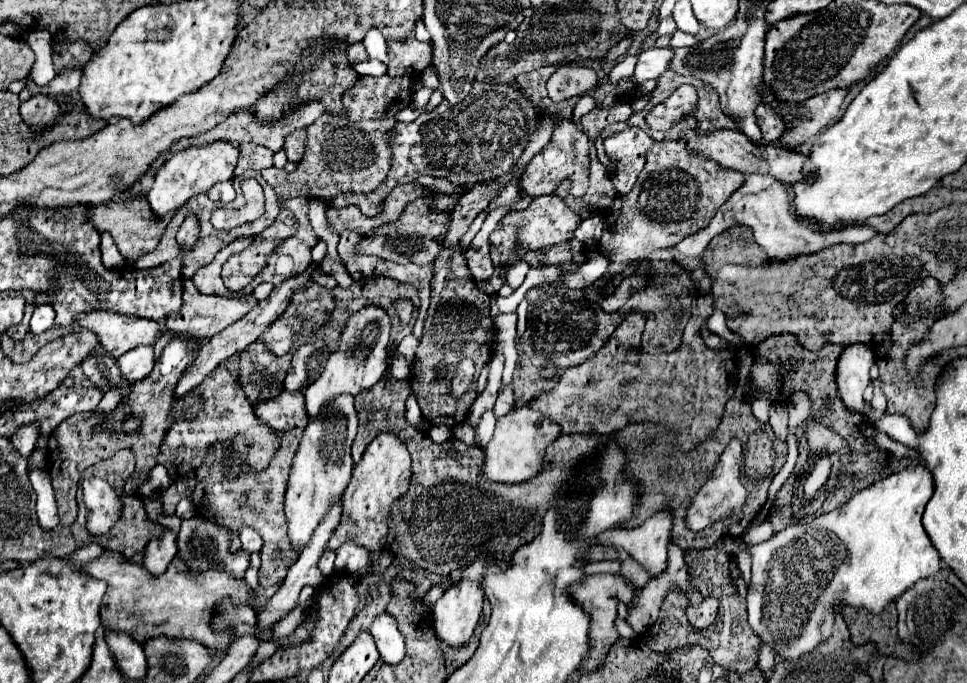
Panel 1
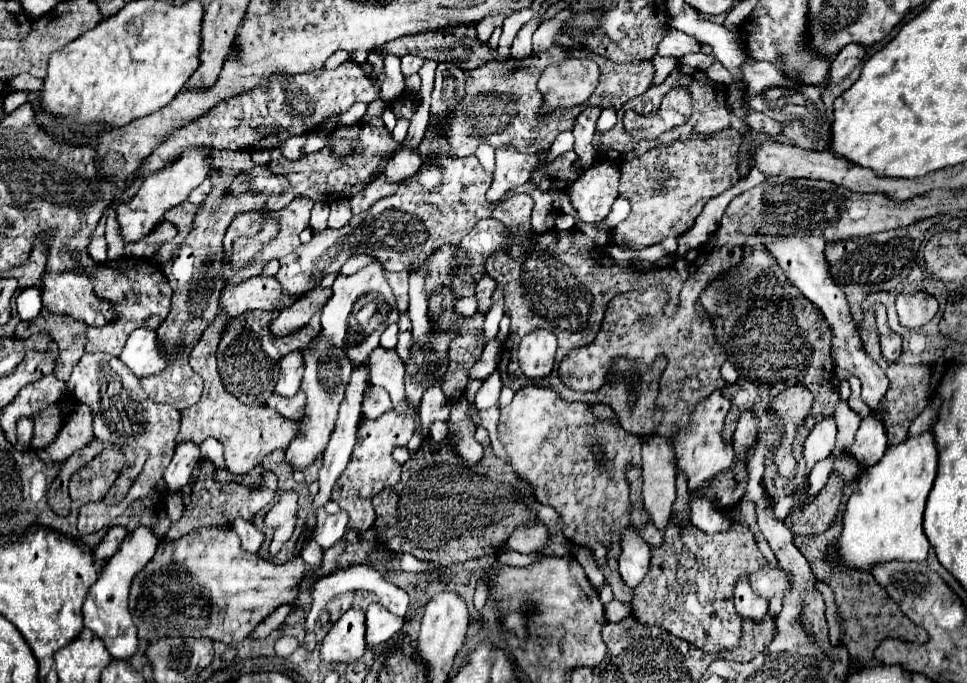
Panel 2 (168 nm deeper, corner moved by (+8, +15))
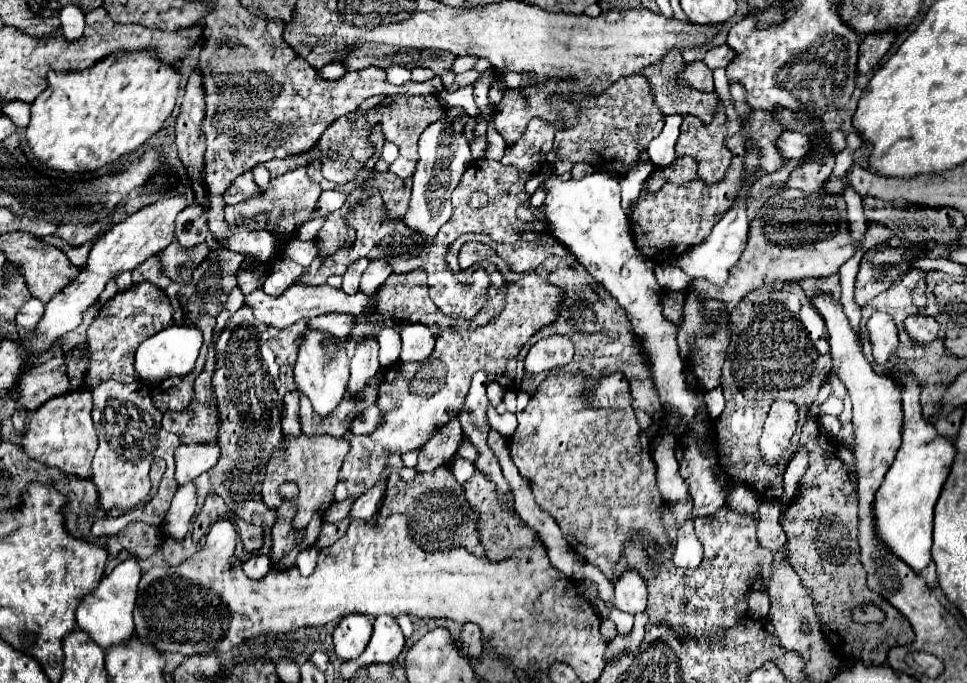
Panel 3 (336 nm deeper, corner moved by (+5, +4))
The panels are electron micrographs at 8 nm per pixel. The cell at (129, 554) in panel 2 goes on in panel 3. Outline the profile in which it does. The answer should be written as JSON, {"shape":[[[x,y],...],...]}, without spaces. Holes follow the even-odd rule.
{"shape":[[[129,558],[121,564],[115,566],[115,570],[101,580],[101,584],[87,594],[81,604],[77,606],[75,612],[75,622],[79,630],[87,632],[103,650],[129,640],[135,634],[135,624],[133,624],[133,608],[135,608],[135,598],[137,598],[137,586],[141,578],[141,568],[135,558]]]}

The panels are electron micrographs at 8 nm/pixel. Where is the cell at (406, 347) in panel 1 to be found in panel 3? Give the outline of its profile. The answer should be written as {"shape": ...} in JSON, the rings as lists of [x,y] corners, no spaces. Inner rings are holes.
{"shape":[[[383,328],[379,332],[379,362],[383,366],[393,366],[399,360],[401,338],[395,328]]]}

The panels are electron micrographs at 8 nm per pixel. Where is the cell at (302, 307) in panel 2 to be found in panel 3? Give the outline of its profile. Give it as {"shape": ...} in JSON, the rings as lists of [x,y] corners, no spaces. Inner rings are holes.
{"shape":[[[325,314],[325,316],[317,316],[315,320],[309,320],[309,328],[327,330],[343,342],[349,340],[349,336],[353,336],[353,326],[355,324],[351,314]]]}

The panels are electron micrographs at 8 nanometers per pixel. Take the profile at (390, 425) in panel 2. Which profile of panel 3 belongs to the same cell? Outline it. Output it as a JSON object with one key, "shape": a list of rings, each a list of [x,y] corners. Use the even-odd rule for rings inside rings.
{"shape":[[[539,274],[523,276],[521,280],[509,284],[505,308],[489,326],[467,334],[459,334],[455,328],[443,330],[435,342],[433,354],[425,362],[399,362],[391,366],[381,382],[377,398],[381,424],[373,434],[349,438],[351,450],[339,472],[335,500],[341,502],[347,496],[361,496],[379,482],[387,458],[393,452],[405,454],[421,448],[441,426],[455,418],[461,412],[469,382],[477,370],[485,370],[487,380],[497,380],[505,390],[513,388],[519,350],[535,332],[557,320],[559,302],[561,290],[557,286],[541,280]]]}

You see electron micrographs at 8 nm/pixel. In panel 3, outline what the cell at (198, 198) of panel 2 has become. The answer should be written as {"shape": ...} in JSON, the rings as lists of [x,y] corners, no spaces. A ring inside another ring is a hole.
{"shape":[[[189,204],[183,212],[179,212],[175,220],[175,240],[183,248],[195,248],[205,242],[209,236],[205,208],[201,204]]]}

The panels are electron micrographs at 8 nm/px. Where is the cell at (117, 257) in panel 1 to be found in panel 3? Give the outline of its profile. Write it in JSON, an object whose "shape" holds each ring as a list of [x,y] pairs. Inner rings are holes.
{"shape":[[[51,236],[51,238],[41,238],[41,242],[51,244],[51,246],[57,246],[59,250],[63,250],[65,256],[69,258],[69,262],[75,264],[75,266],[83,266],[83,264],[85,264],[85,260],[87,260],[87,256],[89,256],[89,250],[91,250],[91,246],[93,246],[93,242],[81,244],[81,246],[69,246],[69,244],[65,244],[63,240],[59,240],[59,238],[55,238],[55,236]]]}

